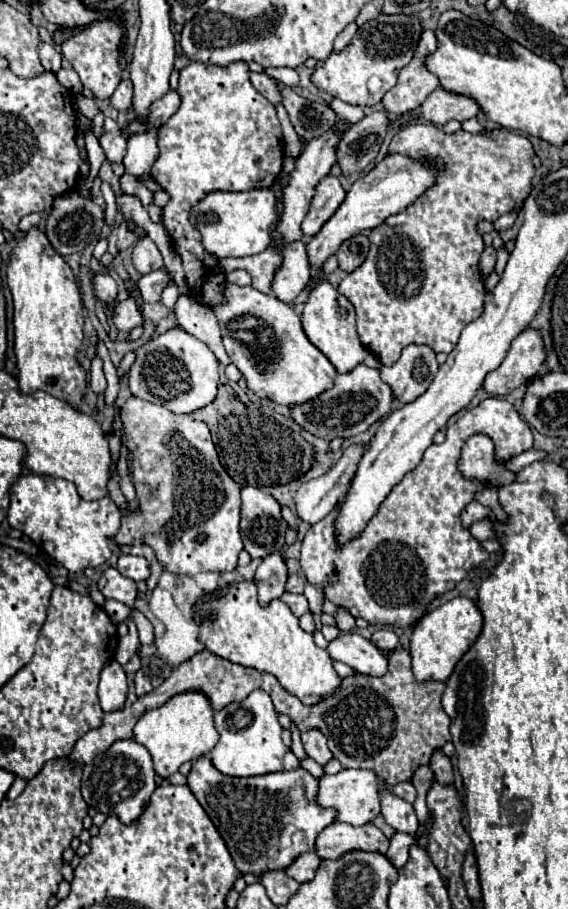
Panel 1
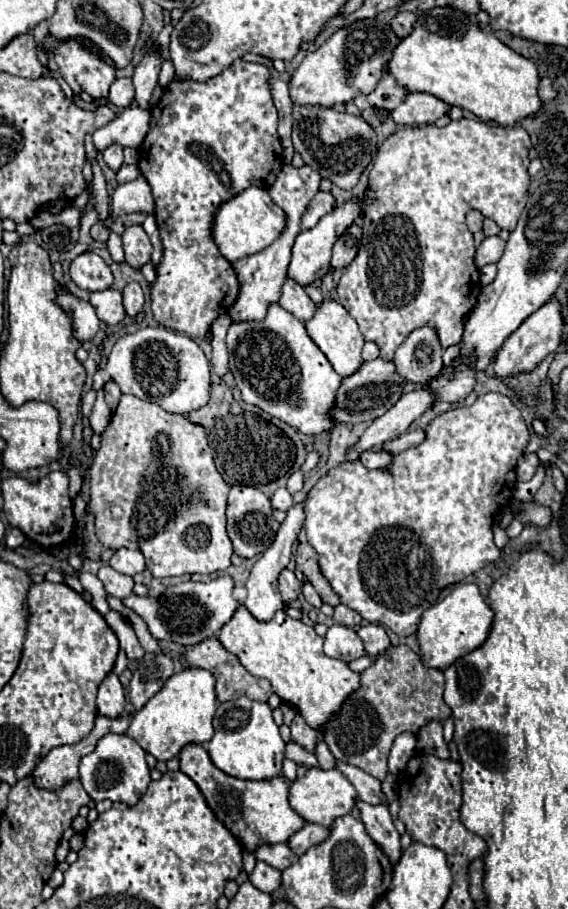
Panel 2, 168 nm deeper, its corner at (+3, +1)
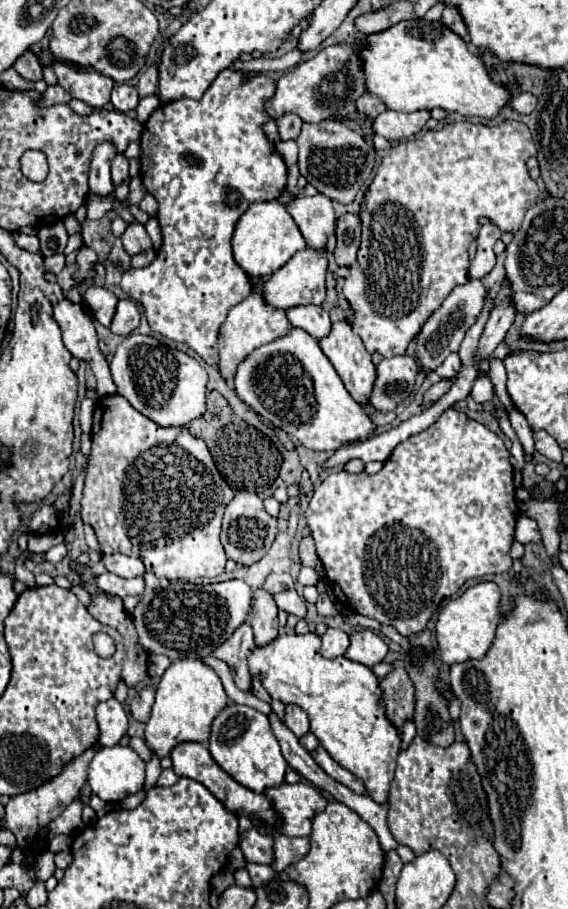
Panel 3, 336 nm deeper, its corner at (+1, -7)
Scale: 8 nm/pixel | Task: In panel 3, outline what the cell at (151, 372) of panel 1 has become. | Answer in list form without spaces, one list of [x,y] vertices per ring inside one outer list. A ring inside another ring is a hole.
[[[128,334],[110,362],[118,394],[158,426],[186,426],[206,412],[208,374],[198,360],[182,350],[160,344],[152,336]]]

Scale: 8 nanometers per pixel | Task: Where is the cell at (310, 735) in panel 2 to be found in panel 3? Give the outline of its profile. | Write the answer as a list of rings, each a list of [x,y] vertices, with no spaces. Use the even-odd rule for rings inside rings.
[[[288,704],[286,706],[286,722],[284,722],[298,738],[302,738],[304,734],[310,732],[310,720],[306,716],[306,712],[298,706],[292,706]]]

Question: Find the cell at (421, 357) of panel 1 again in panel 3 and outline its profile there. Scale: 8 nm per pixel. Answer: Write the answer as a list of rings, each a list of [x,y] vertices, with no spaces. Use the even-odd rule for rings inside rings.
[[[468,280],[462,286],[456,286],[452,290],[452,294],[442,302],[442,306],[428,318],[428,322],[424,324],[424,328],[420,330],[418,338],[416,338],[416,360],[422,366],[422,370],[426,372],[434,372],[444,360],[446,356],[452,352],[450,348],[450,340],[462,340],[466,330],[476,322],[482,304],[486,298],[486,288],[480,280]]]

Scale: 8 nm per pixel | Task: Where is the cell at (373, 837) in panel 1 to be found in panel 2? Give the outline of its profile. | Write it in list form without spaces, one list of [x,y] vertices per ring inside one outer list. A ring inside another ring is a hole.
[[[304,824],[296,834],[292,834],[288,838],[288,848],[302,856],[312,844],[320,844],[320,840],[324,840],[324,836],[328,836],[328,828],[320,826],[320,824]]]

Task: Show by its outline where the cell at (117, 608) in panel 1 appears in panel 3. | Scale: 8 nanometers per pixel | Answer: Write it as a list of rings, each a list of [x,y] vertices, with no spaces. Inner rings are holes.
[[[228,580],[218,584],[190,584],[174,582],[174,588],[146,590],[132,612],[140,644],[148,654],[164,654],[172,662],[184,658],[204,658],[246,620],[250,610],[252,590],[242,580]]]

